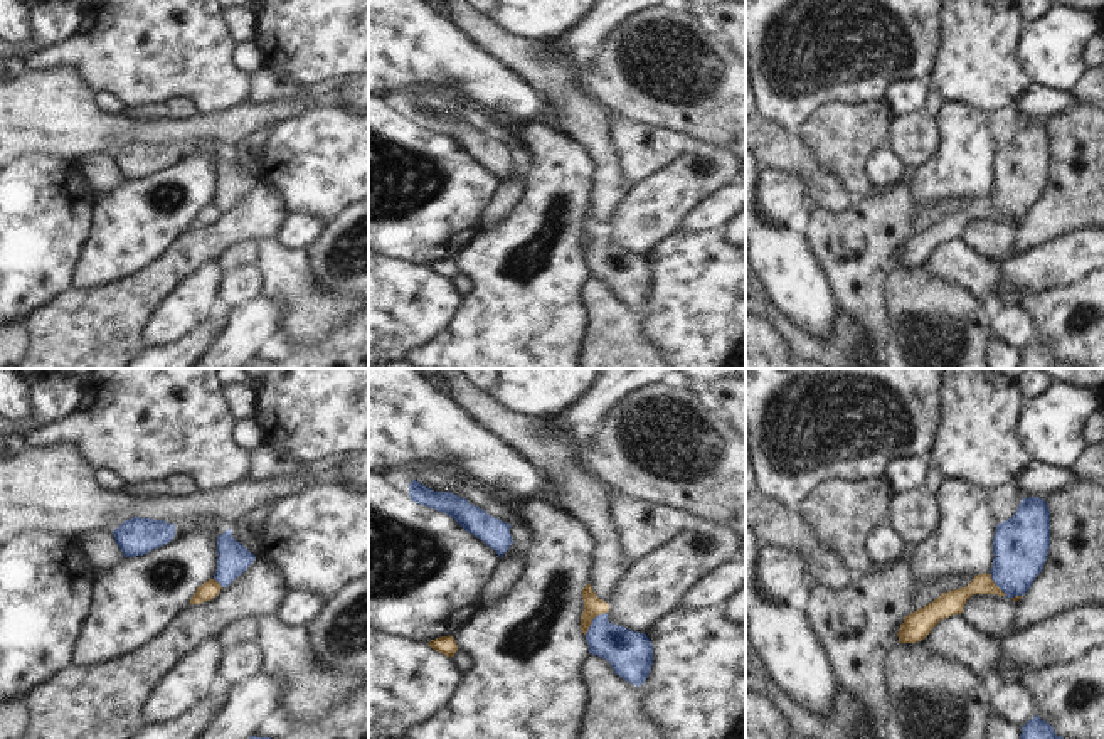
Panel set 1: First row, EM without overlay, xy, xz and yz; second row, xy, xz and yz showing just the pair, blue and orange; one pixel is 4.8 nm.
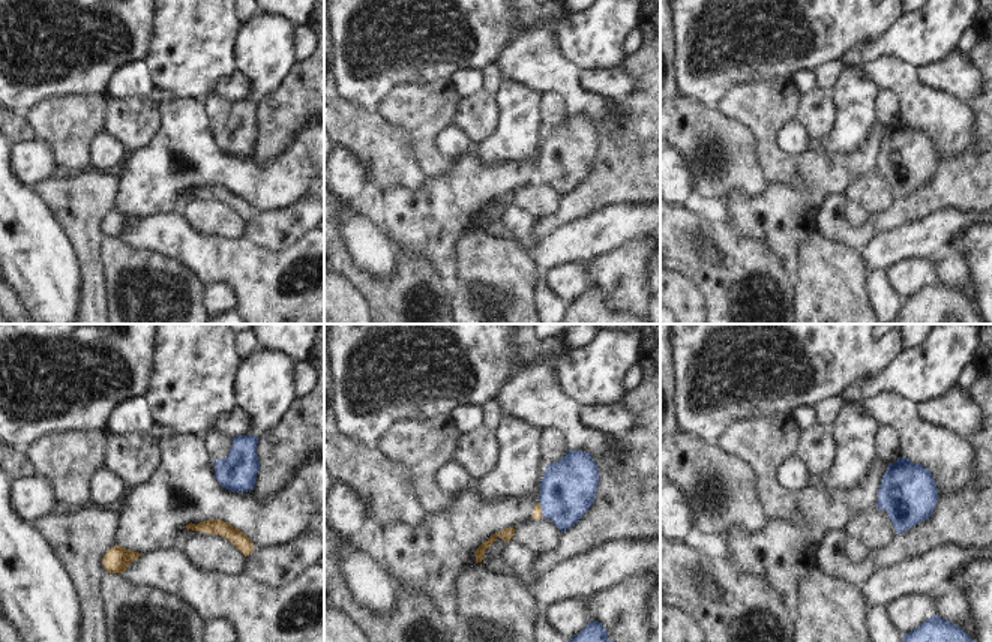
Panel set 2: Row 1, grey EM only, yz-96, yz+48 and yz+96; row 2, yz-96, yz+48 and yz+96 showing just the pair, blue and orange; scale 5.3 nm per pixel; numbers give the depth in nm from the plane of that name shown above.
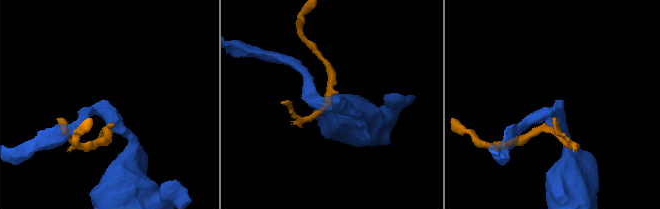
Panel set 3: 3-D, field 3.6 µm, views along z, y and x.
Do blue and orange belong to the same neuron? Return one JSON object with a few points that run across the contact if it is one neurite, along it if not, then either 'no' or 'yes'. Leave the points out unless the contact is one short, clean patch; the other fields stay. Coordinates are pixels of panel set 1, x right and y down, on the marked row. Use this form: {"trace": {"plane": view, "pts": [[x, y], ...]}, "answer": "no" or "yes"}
{"trace": {"plane": "xz", "pts": [[606, 611], [599, 613], [584, 633]]}, "answer": "no"}

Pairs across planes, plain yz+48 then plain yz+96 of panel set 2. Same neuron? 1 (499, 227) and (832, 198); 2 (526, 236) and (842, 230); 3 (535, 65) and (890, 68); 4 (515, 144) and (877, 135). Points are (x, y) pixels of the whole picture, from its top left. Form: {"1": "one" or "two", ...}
{"1": "one", "2": "two", "3": "one", "4": "two"}

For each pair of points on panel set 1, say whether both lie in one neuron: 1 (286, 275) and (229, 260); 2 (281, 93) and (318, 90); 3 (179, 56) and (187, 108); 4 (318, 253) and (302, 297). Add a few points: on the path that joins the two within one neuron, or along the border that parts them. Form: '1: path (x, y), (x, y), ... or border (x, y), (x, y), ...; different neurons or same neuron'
1: border (254, 243), (256, 263); different neurons
2: path (290, 91), (310, 91); same neuron
3: border (147, 105), (185, 96), (196, 111); different neurons
4: border (305, 249), (310, 287), (315, 292), (344, 297); different neurons

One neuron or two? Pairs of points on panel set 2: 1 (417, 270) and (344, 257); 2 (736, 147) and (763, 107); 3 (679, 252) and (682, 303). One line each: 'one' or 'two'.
1: one
2: two
3: two

